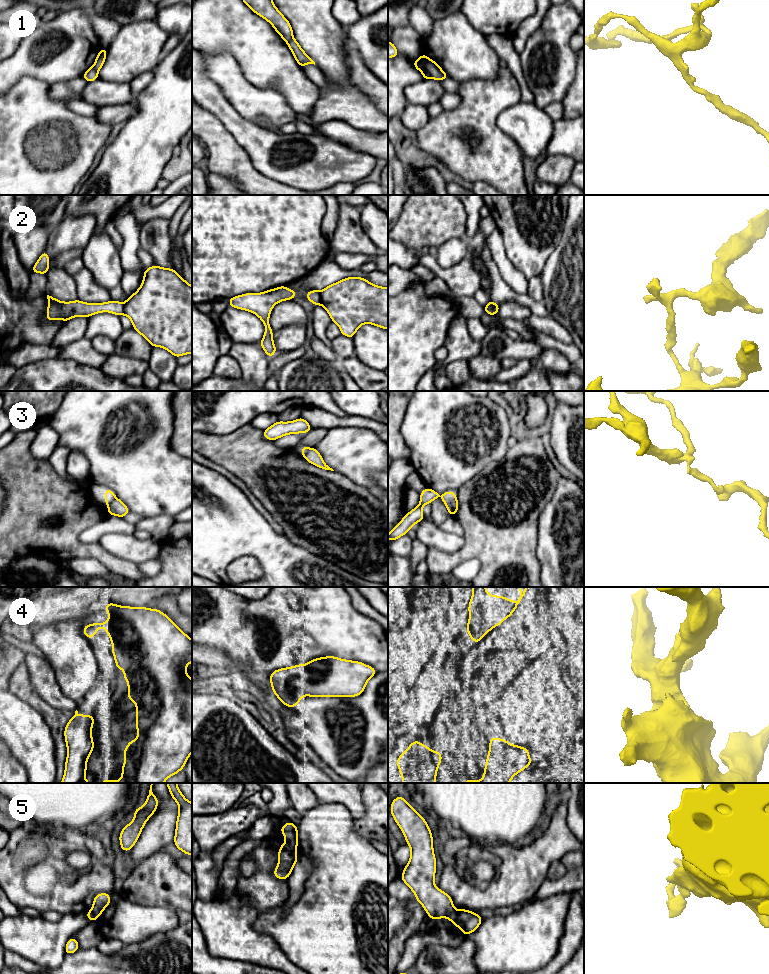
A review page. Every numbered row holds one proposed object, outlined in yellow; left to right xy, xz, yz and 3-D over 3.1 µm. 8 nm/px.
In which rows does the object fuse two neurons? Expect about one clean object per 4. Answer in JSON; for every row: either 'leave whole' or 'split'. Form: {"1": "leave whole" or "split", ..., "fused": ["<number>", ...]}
{"1": "split", "2": "split", "3": "split", "4": "leave whole", "5": "split", "fused": ["1", "2", "3", "5"]}

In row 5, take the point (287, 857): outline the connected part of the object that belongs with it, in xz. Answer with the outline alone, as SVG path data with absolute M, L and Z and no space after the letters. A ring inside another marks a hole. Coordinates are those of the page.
M287 842L282 844L278 851L278 866L273 871L277 879L288 879L294 865L297 863L298 855L296 850Z

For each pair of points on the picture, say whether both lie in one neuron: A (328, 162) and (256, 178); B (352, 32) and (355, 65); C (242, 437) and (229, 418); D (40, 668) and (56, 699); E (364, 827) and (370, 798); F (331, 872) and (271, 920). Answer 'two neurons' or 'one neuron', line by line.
A: two neurons
B: two neurons
C: two neurons
D: one neuron
E: one neuron
F: one neuron

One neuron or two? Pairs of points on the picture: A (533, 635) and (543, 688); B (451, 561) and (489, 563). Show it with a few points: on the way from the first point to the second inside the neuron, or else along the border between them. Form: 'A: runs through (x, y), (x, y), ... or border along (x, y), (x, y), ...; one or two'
A: border along (546, 655), (519, 676); two
B: runs through (460, 556), (464, 554), (480, 554); one

